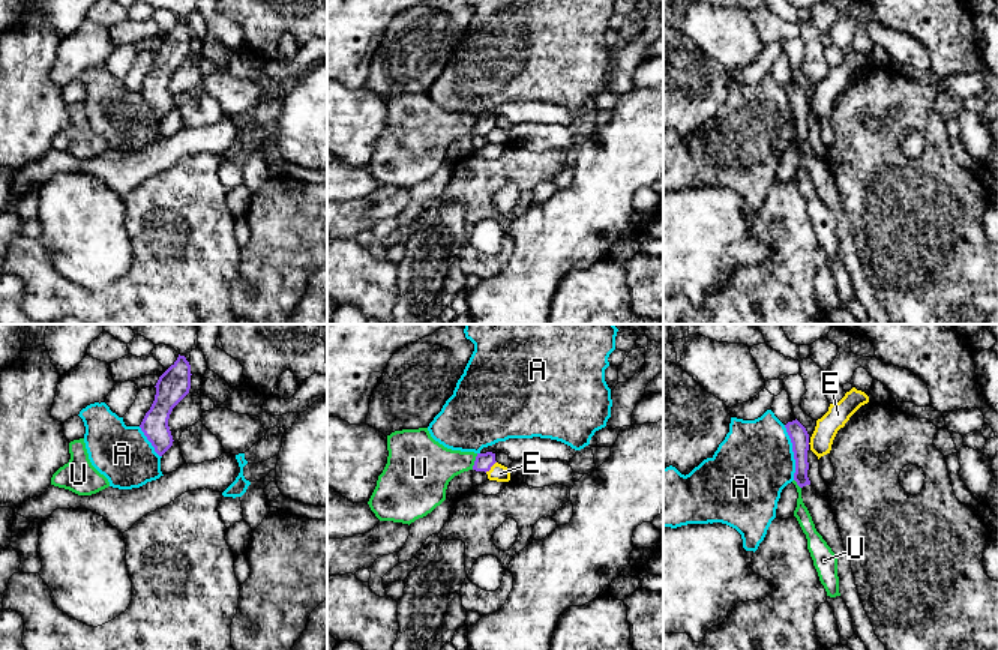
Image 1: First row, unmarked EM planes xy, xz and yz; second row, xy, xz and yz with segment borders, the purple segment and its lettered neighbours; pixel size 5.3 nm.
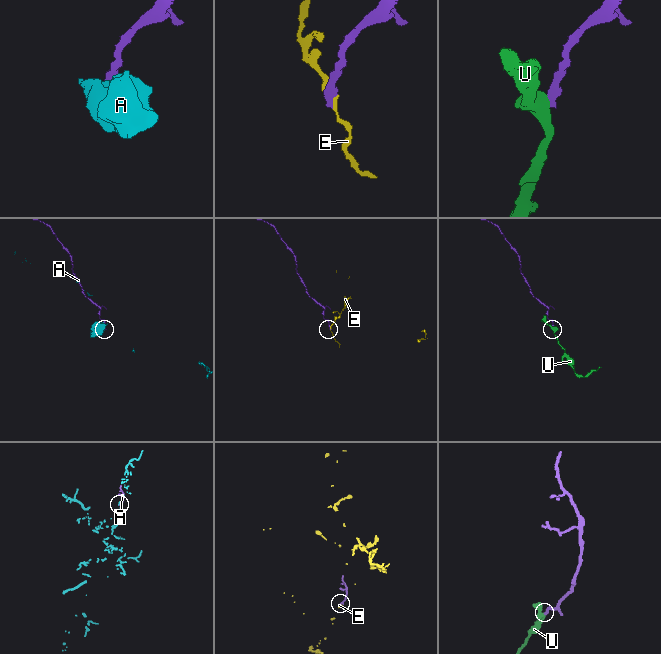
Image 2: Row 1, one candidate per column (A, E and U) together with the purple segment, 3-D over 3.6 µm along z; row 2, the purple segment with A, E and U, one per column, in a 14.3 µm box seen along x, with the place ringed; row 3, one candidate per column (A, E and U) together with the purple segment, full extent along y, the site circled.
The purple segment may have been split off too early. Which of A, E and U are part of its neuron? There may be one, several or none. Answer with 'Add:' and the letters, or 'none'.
Add: none

